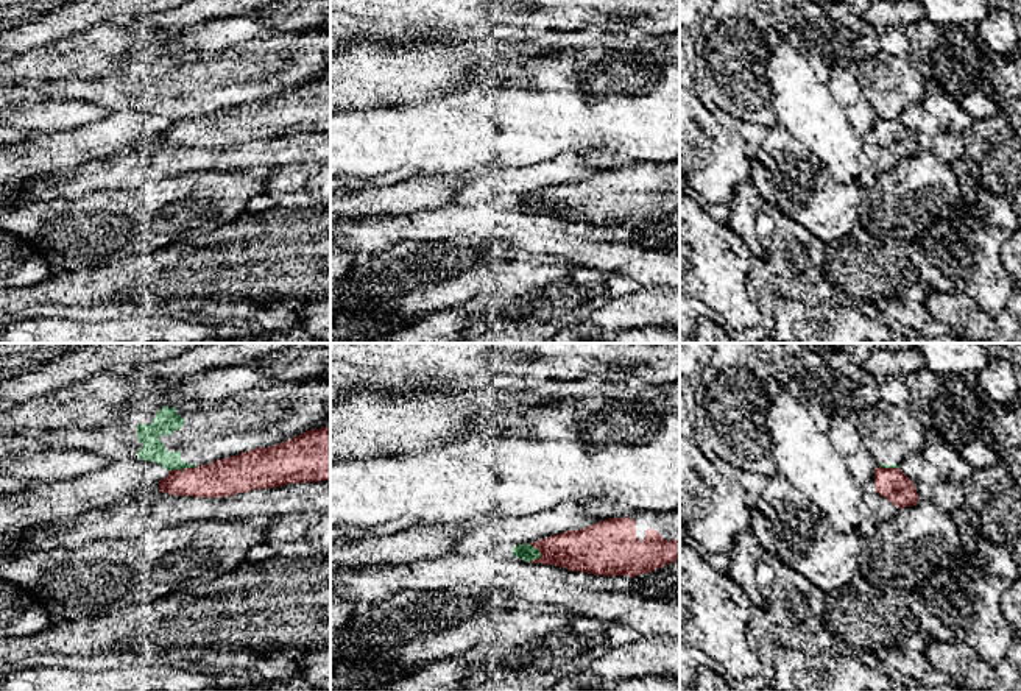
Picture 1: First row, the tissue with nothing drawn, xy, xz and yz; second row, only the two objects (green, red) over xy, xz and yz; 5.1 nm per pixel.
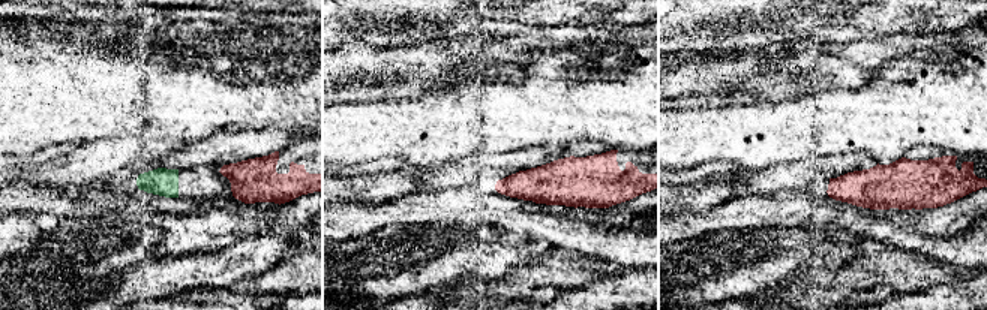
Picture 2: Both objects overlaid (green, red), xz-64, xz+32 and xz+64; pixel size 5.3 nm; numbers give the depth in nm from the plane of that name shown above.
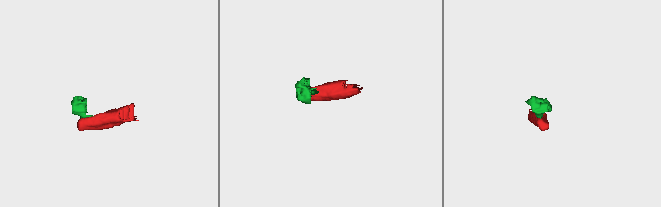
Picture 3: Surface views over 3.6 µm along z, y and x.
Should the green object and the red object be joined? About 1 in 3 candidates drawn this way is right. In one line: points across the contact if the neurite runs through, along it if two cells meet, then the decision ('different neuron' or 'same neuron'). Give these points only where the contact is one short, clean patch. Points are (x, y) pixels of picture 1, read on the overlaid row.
different neuron

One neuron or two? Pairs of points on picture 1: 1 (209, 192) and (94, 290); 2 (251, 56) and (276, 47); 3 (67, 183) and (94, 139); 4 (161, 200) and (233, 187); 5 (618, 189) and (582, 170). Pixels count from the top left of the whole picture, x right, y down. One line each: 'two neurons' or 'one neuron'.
1: two neurons
2: one neuron
3: two neurons
4: one neuron
5: two neurons

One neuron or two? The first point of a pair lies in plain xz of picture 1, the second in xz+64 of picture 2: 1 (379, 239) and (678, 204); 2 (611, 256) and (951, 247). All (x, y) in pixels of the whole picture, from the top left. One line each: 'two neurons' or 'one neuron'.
1: two neurons
2: one neuron

